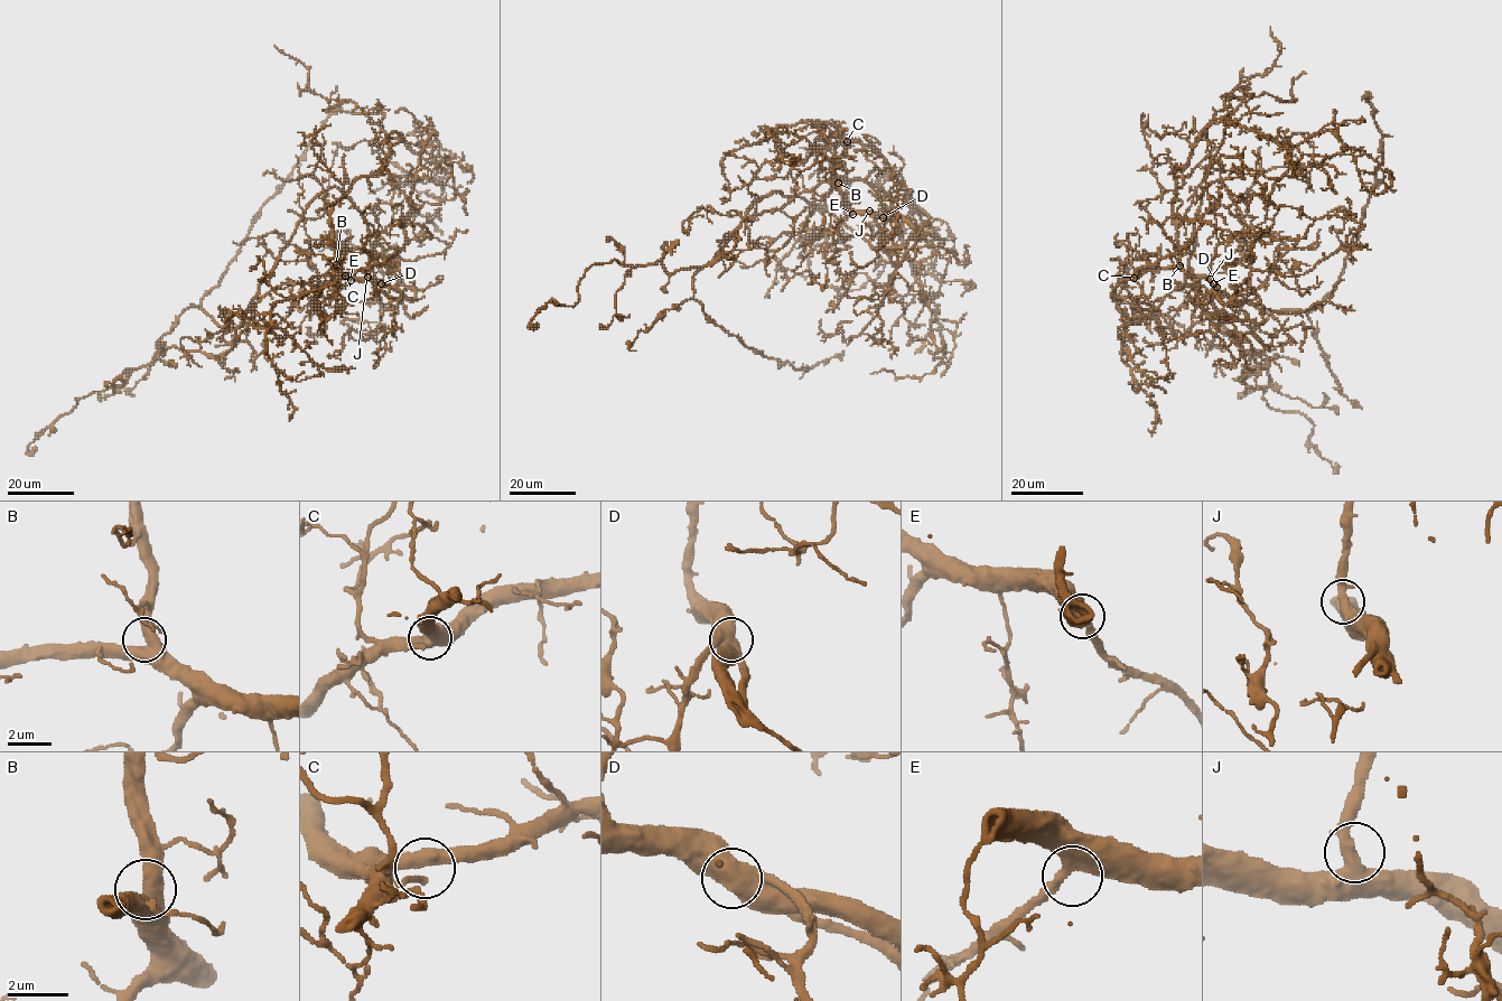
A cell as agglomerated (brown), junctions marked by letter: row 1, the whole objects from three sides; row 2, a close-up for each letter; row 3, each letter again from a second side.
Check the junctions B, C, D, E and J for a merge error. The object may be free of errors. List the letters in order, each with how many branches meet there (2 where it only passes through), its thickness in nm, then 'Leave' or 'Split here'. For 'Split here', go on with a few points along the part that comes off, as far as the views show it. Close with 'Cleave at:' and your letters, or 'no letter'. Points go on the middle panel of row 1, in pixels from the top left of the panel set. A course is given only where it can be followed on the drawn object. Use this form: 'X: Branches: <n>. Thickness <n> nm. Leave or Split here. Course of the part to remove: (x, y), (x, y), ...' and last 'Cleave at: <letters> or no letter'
B: Branches: 2. Thickness 600 nm. Leave
C: Branches: 2. Thickness 460 nm. Leave
D: Branches: 2. Thickness 700 nm. Leave
E: Branches: 2. Thickness 460 nm. Leave
J: Branches: 2. Thickness 460 nm. Leave
Cleave at: no letter

